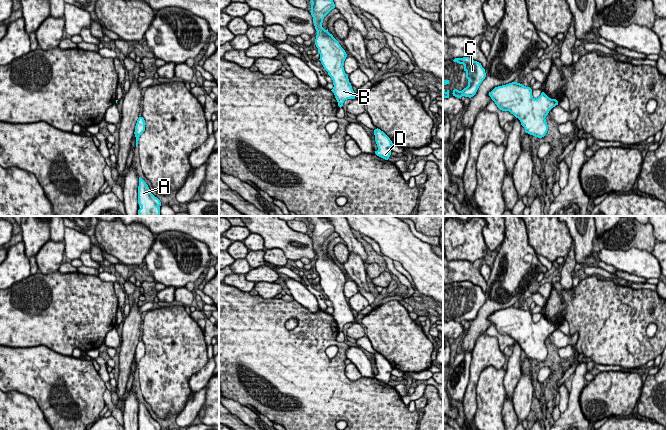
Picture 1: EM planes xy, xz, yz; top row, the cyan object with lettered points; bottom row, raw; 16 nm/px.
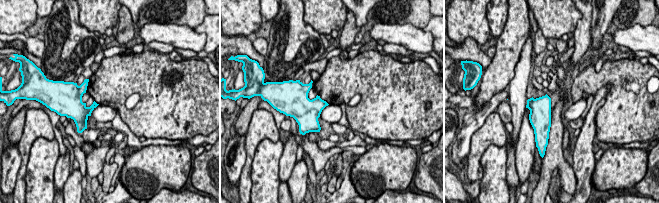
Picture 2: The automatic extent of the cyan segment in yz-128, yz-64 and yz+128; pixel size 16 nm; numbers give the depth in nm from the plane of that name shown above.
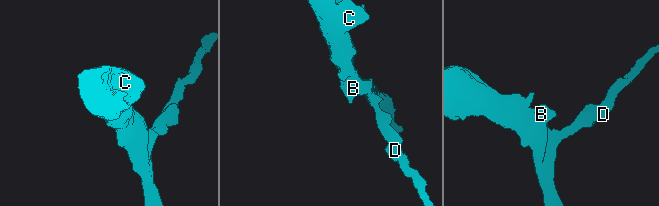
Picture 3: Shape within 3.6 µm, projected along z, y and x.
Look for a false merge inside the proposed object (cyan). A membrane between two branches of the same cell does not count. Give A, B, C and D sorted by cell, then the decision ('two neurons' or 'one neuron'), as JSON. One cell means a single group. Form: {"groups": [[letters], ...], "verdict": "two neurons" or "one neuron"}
{"groups": [["A", "B", "C", "D"]], "verdict": "one neuron"}

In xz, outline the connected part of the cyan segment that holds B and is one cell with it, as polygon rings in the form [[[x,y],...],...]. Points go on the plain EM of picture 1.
[[[305,216],[305,218],[312,226],[310,233],[317,255],[315,269],[320,278],[319,284],[333,304],[334,311],[331,315],[341,332],[345,324],[355,323],[355,317],[343,291],[347,278],[328,253],[322,251],[324,241],[335,232],[335,228],[324,216]]]

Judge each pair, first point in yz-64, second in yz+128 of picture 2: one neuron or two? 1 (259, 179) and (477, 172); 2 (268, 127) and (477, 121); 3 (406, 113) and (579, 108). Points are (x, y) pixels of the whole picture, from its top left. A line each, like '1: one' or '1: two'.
1: two
2: two
3: two

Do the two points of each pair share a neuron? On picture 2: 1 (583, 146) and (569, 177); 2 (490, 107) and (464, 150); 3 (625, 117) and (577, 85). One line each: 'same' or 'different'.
1: different
2: same
3: same

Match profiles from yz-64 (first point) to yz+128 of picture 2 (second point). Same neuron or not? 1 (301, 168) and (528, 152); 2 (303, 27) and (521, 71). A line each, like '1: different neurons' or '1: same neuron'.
1: same neuron
2: different neurons

